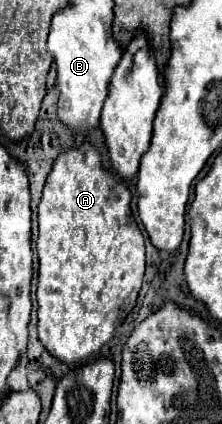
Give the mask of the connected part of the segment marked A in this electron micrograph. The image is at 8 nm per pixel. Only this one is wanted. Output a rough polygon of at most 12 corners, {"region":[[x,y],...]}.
{"region":[[92,143],[38,205],[38,335],[98,353],[136,303],[144,237]]}

